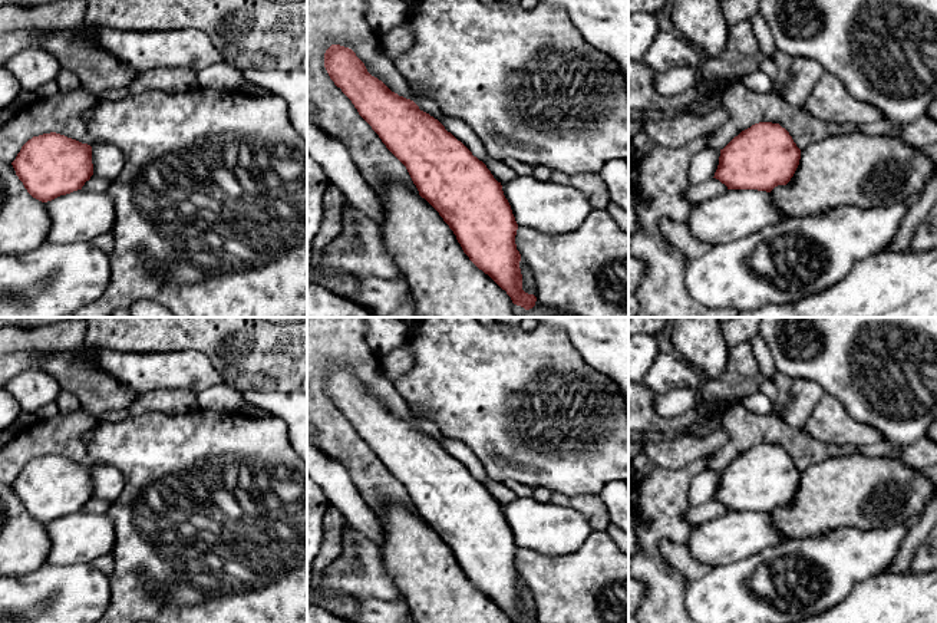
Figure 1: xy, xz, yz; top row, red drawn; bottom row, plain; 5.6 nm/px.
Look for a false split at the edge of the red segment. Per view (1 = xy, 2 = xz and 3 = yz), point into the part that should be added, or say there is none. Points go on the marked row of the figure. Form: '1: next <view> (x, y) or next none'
1: next none
2: next none
3: next none

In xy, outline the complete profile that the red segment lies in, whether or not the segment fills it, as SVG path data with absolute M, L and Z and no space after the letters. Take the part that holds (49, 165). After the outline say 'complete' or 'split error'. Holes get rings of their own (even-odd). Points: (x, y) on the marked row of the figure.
M50 132L29 139L11 162L27 192L47 202L82 189L93 175L92 146Z; complete

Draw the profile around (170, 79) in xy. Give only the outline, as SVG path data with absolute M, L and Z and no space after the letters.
M158 67L138 72L128 86L131 93L148 90L185 92L198 86L198 70L188 67Z

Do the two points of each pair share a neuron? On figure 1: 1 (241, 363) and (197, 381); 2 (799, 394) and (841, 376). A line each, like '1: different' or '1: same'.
1: different
2: different

